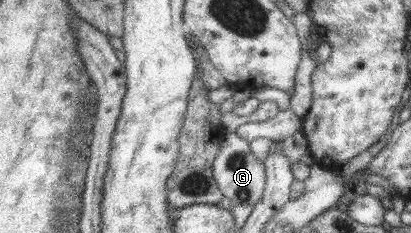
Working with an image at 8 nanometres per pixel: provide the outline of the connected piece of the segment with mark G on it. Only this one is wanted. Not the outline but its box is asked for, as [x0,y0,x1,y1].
[215,132,266,207]

